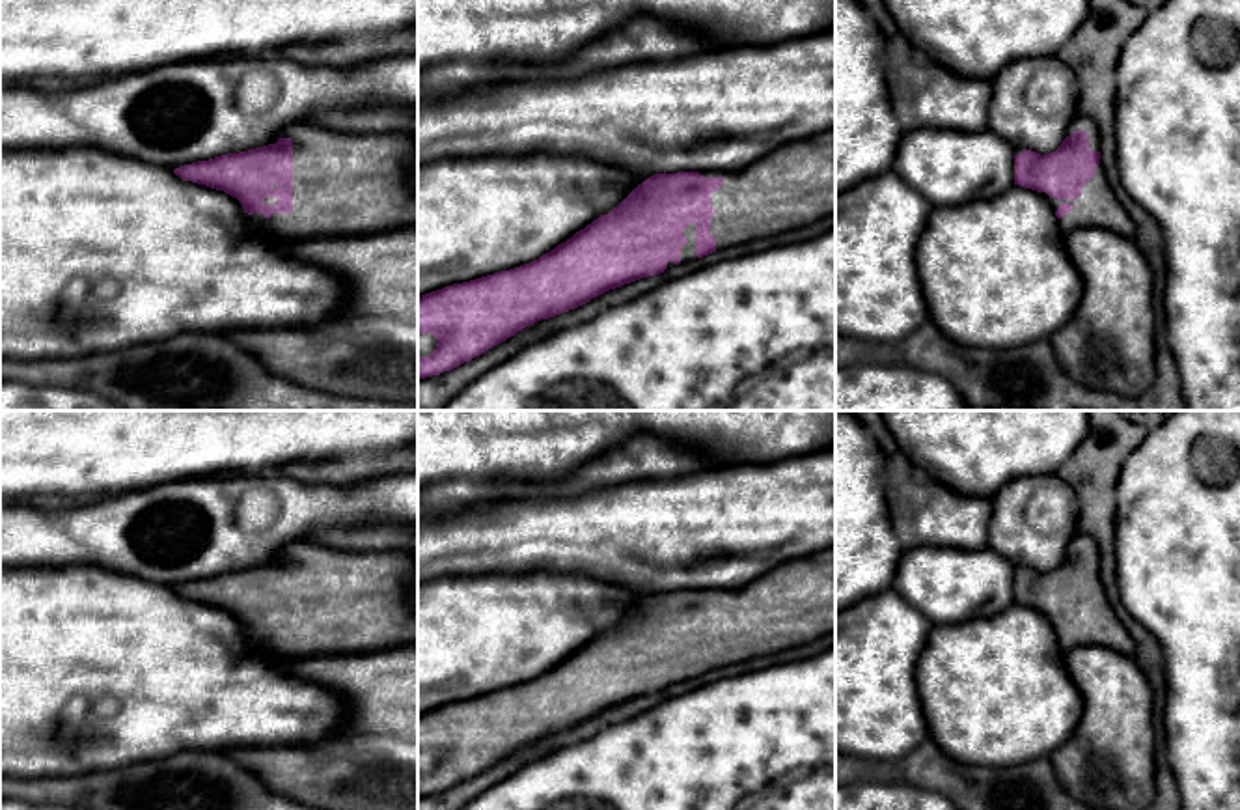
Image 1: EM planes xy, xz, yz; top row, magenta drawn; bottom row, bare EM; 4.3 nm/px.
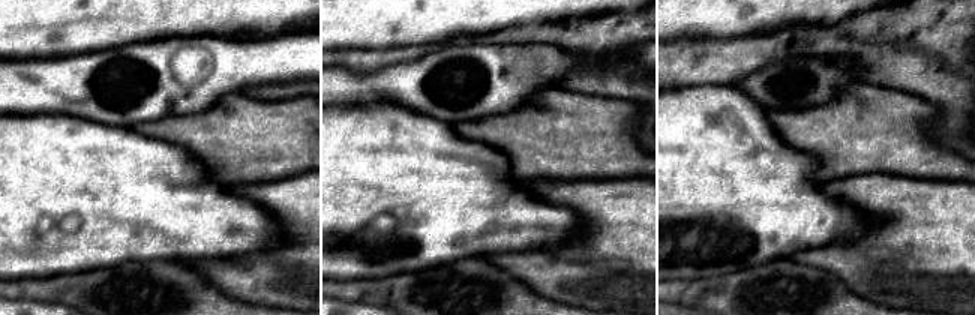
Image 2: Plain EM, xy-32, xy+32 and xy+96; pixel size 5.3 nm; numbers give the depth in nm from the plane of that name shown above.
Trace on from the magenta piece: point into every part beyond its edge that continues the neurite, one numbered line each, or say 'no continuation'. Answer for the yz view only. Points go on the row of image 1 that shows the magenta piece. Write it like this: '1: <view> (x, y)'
1: yz (1099, 206)

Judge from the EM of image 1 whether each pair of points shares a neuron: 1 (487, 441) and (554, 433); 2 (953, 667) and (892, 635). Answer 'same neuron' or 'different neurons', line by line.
1: same neuron
2: different neurons

